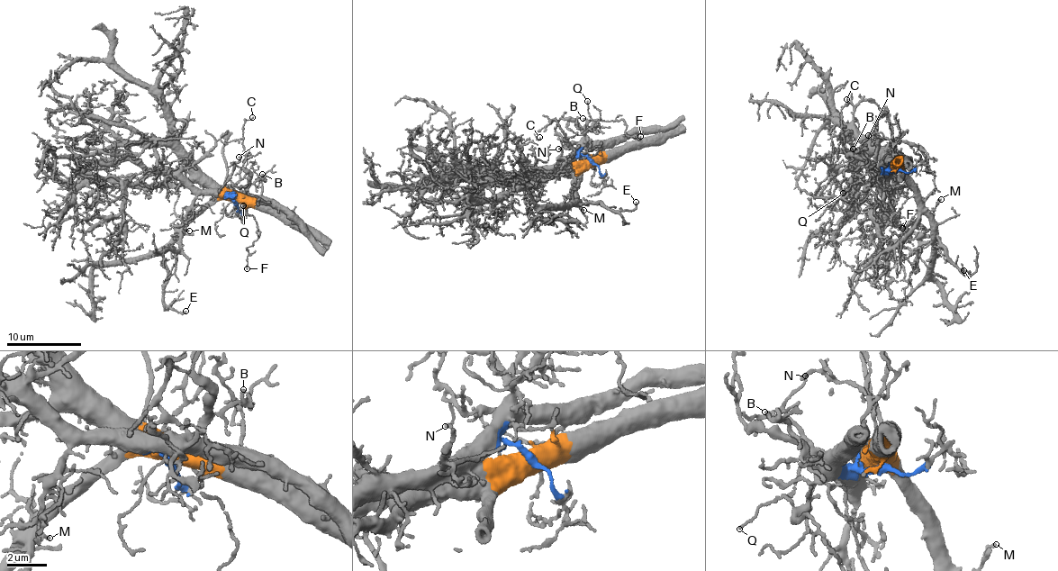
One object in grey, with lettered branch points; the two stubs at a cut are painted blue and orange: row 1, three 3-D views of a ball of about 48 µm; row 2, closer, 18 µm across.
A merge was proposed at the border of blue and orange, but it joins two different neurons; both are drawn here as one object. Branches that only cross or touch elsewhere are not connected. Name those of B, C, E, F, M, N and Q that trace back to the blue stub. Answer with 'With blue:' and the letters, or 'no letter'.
With blue: B, C, F, N, Q

